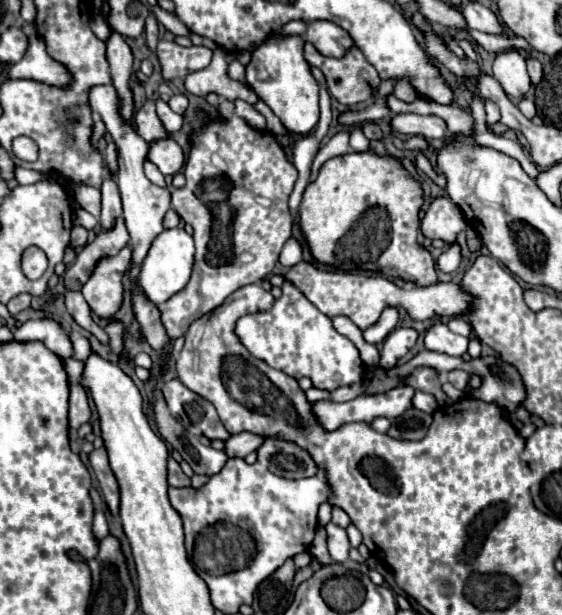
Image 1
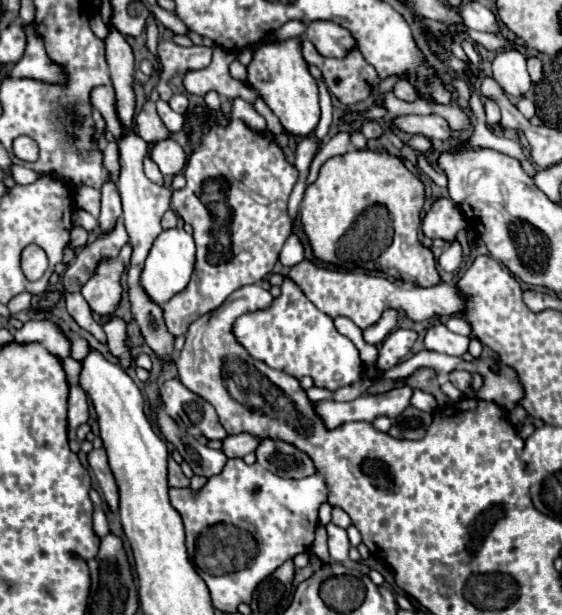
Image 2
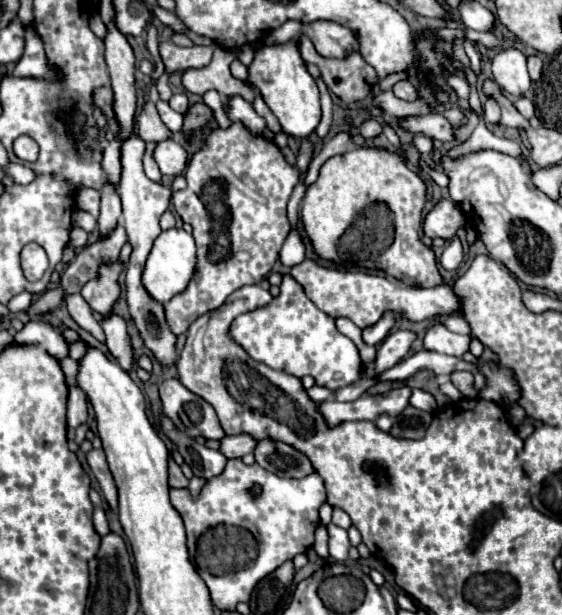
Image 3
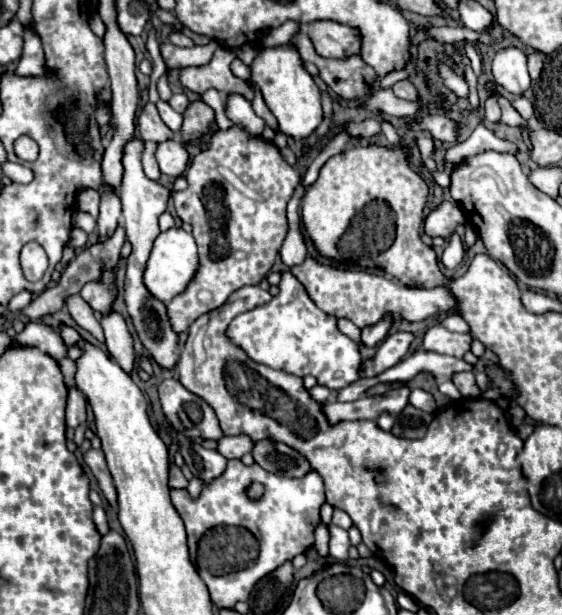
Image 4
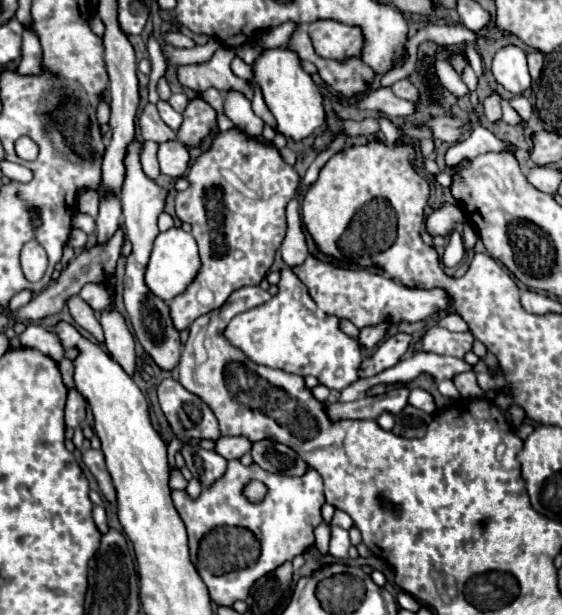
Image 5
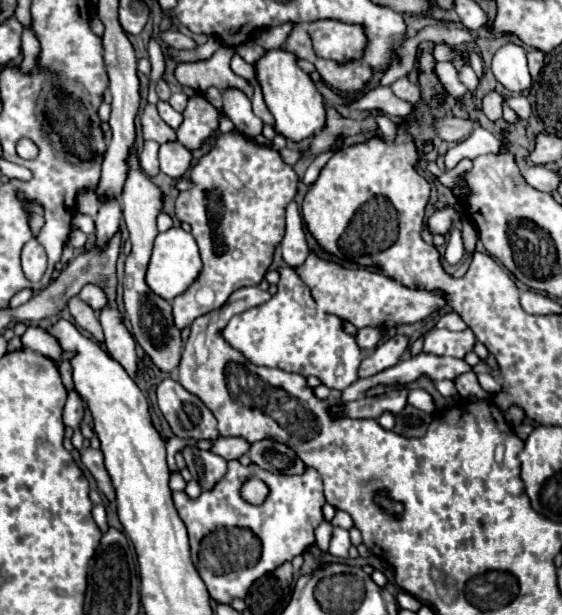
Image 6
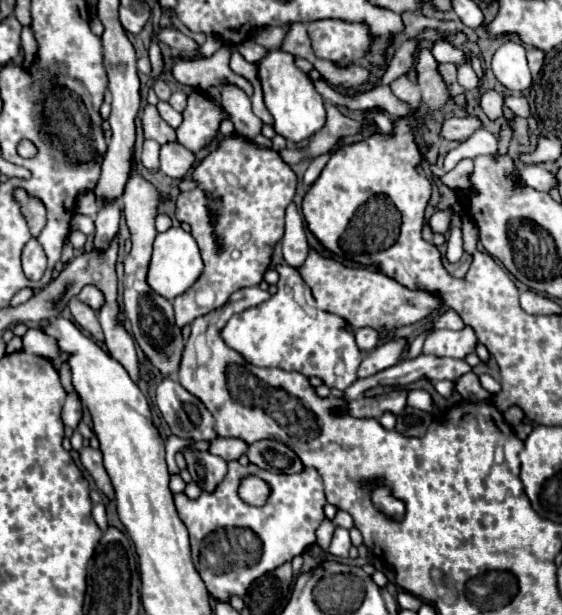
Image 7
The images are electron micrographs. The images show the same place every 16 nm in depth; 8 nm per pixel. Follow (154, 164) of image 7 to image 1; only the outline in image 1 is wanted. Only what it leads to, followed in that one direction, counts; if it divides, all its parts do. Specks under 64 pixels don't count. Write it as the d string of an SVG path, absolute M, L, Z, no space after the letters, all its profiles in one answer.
M146 160L146 164L144 164L144 172L146 172L146 178L152 182L152 184L156 184L156 186L166 186L166 182L164 182L164 176L162 176L162 172L154 166L154 164L150 164L148 160Z

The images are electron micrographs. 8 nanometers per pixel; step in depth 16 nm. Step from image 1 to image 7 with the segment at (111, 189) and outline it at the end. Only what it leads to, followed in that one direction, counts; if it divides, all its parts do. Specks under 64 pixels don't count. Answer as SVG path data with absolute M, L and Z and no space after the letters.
M116 200L112 202L104 202L98 210L98 216L94 220L96 224L96 234L94 234L94 246L98 250L108 248L110 240L118 234L118 222L122 216L122 208Z

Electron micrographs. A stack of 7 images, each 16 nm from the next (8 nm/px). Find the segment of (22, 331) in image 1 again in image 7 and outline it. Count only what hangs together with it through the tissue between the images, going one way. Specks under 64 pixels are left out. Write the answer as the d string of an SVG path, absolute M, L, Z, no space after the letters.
M28 328L28 332L22 336L22 344L26 352L40 354L44 358L58 358L60 348L52 344L52 338L42 328Z

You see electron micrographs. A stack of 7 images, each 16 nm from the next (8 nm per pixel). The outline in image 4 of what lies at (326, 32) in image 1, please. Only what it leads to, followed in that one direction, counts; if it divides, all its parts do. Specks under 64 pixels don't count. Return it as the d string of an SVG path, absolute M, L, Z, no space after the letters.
M316 20L306 26L316 52L324 58L344 58L360 52L360 36L354 28L336 24L332 20Z

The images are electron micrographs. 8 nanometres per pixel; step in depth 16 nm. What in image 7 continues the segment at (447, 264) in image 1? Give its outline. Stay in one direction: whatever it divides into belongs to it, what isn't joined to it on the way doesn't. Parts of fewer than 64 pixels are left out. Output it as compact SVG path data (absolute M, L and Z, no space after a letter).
M452 228L450 230L450 236L448 236L448 250L446 250L446 260L448 262L458 262L464 254L464 248L462 248L462 232L460 228Z

